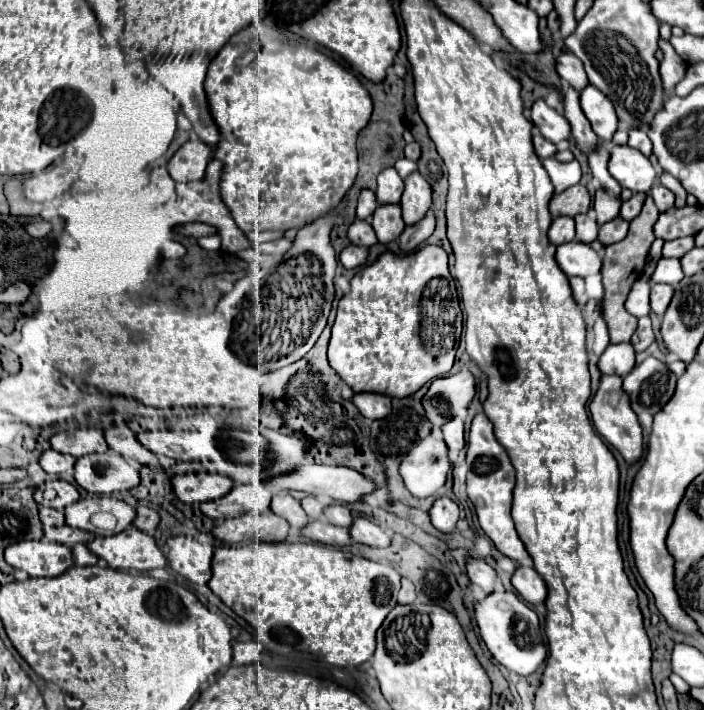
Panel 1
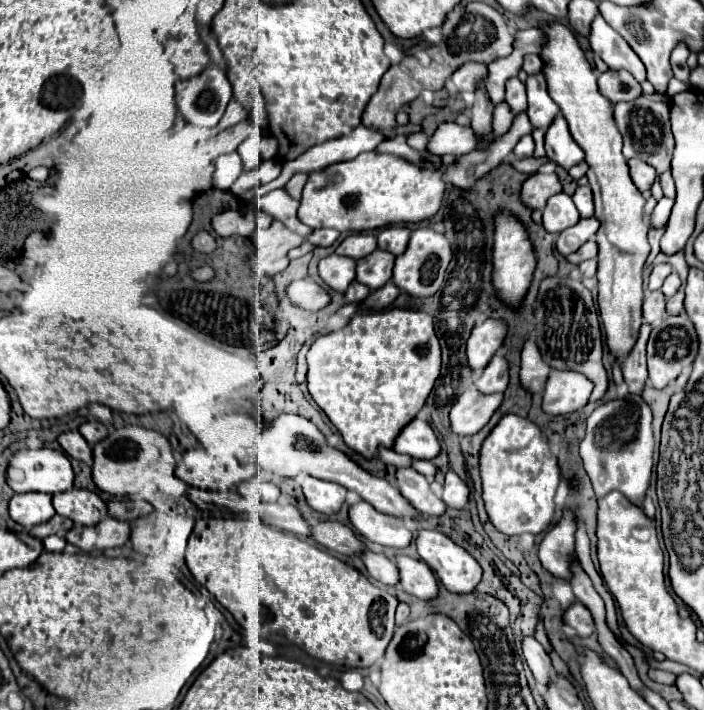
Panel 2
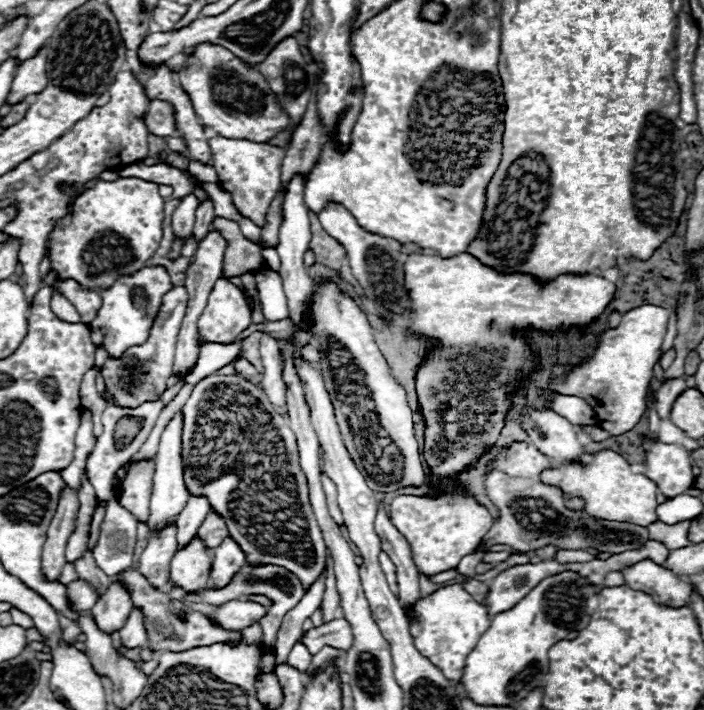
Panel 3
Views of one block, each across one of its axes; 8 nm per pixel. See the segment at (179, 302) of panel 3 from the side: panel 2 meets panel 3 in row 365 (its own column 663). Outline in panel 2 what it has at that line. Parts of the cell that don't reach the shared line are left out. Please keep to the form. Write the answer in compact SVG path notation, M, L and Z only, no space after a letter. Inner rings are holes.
M640 96L632 102L618 102L614 106L614 120L616 120L618 130L624 136L624 158L646 160L648 164L652 164L656 168L658 174L670 170L674 138L672 138L672 130L670 130L668 110L670 110L668 104L648 100L644 96Z

